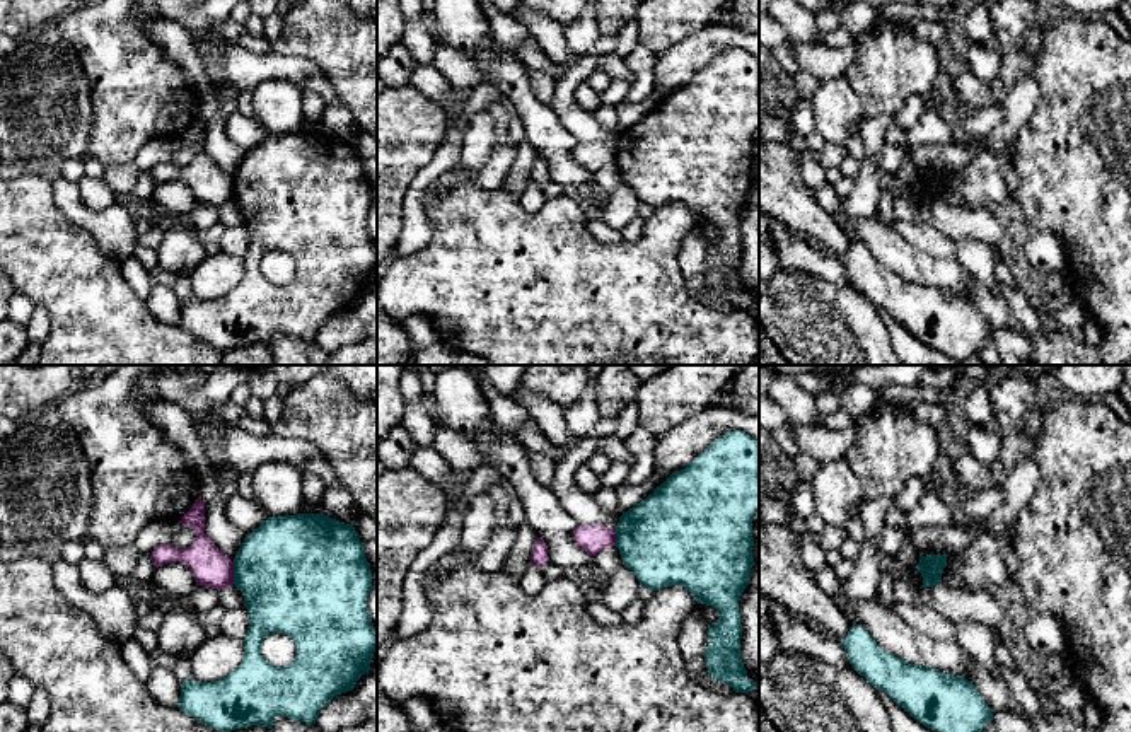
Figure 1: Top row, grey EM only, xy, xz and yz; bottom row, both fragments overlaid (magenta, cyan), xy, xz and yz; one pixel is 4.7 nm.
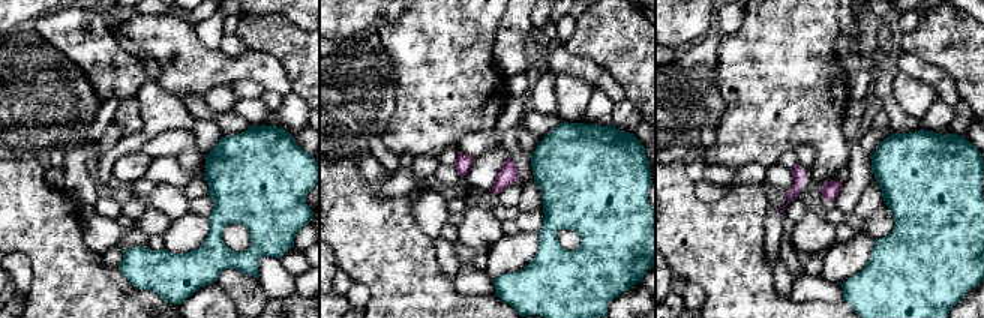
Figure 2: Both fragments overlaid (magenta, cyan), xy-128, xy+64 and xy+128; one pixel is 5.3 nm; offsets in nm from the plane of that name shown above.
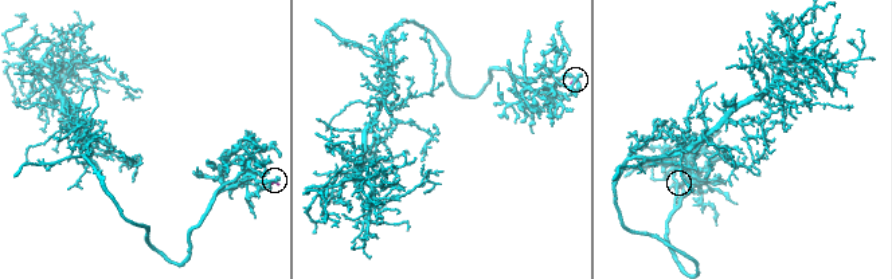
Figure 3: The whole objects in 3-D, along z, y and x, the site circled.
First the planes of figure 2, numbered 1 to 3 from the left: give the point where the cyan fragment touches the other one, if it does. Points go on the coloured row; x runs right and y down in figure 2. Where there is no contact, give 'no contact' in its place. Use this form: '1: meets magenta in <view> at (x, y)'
1: no contact
2: no contact
3: no contact

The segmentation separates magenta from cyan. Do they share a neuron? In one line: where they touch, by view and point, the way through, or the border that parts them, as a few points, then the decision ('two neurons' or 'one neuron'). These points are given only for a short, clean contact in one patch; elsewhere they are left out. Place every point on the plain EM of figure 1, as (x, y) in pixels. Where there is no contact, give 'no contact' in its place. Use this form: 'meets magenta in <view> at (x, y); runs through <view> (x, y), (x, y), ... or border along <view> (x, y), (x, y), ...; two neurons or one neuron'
meets magenta in xy at (232, 191); two neurons

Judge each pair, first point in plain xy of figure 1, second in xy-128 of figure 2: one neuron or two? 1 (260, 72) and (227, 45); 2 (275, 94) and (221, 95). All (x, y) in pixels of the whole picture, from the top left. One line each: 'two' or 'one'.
1: two
2: one

